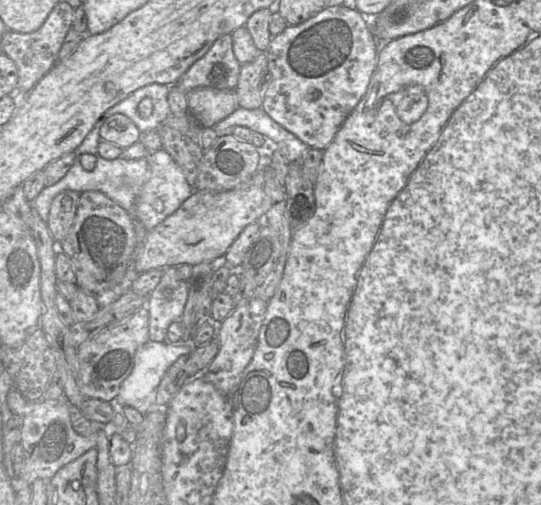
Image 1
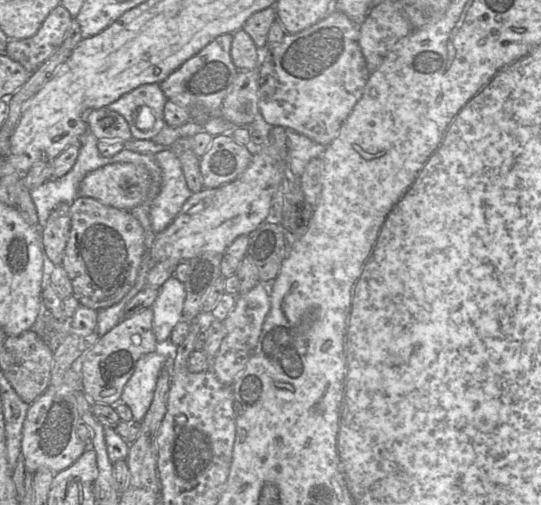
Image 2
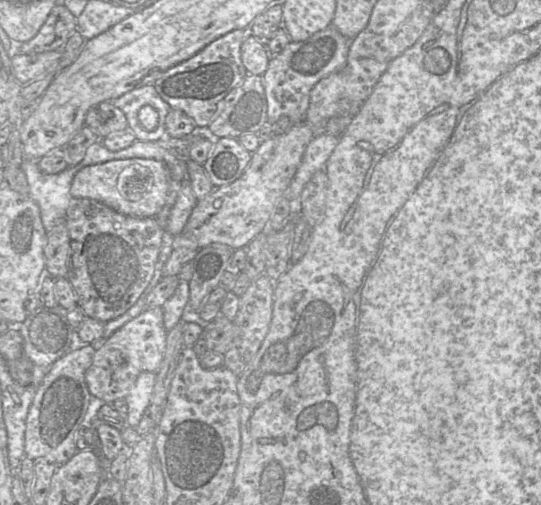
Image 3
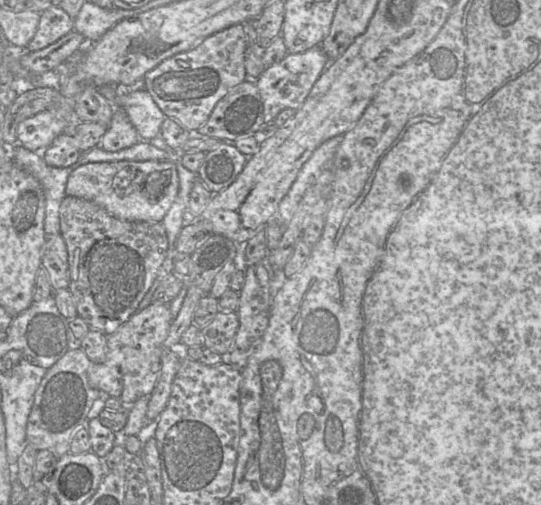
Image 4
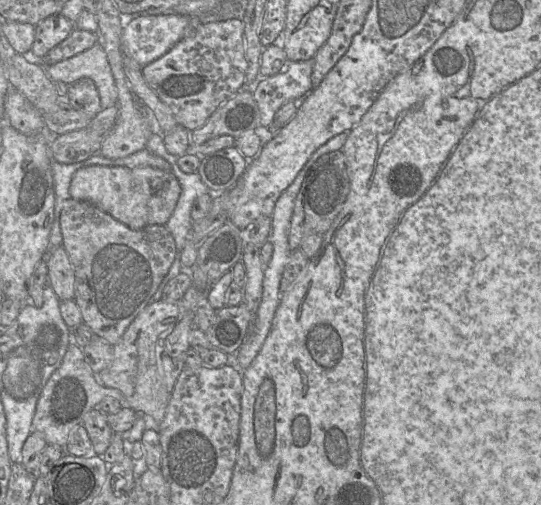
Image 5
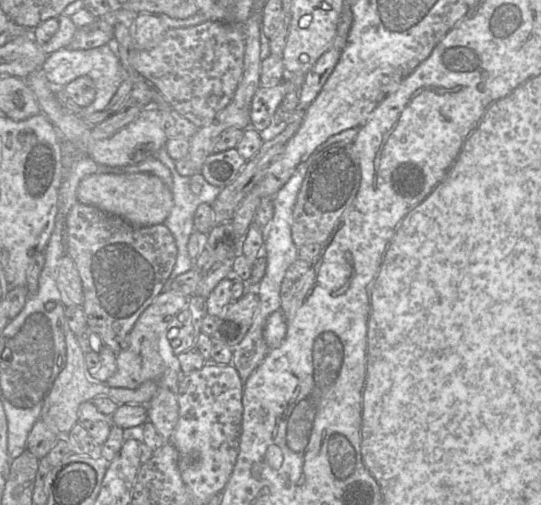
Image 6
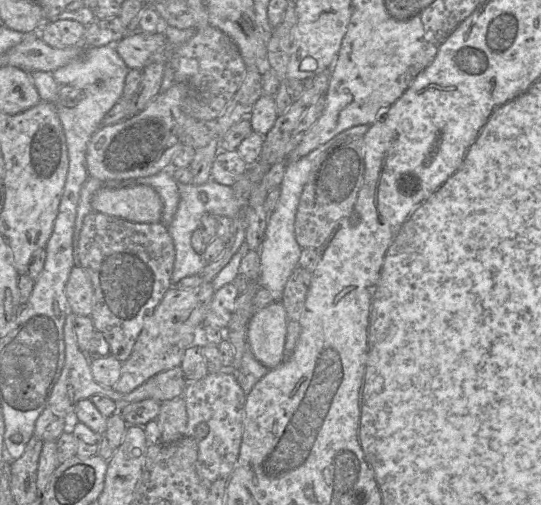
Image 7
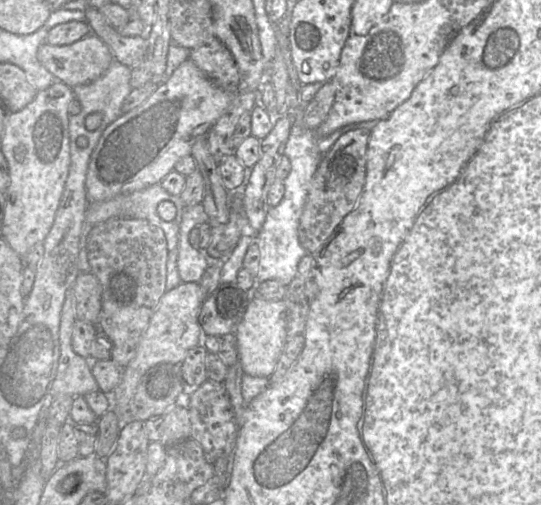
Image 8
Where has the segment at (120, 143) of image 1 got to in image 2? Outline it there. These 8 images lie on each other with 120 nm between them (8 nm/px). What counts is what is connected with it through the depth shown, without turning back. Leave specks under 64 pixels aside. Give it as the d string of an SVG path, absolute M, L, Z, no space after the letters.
M106 107L93 109L86 116L88 131L99 139L130 141L131 131L126 119Z

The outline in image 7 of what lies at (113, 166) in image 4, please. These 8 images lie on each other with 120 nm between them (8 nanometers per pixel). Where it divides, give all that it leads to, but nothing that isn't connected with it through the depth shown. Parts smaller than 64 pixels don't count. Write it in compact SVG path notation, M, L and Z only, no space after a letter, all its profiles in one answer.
M131 184L124 188L100 188L91 200L92 211L133 223L159 223L163 204L148 185Z

